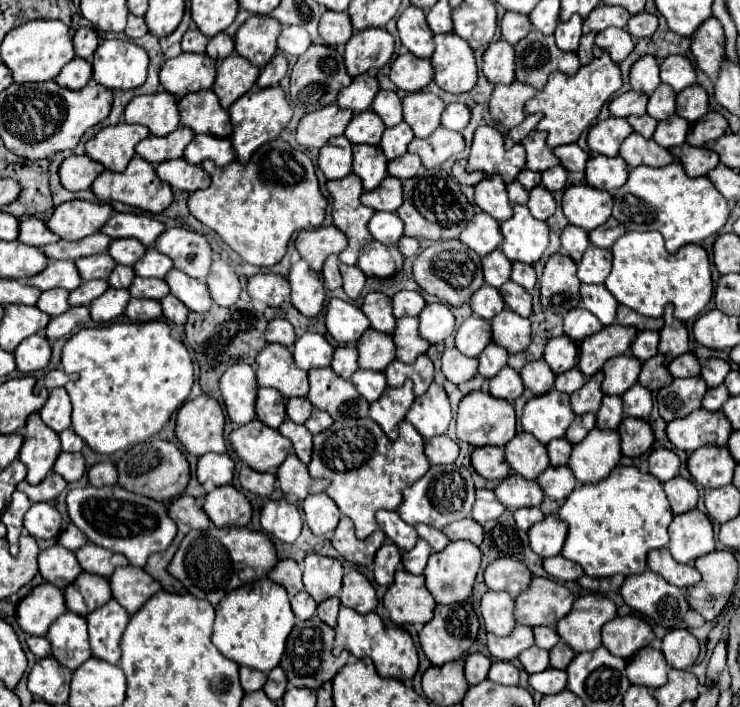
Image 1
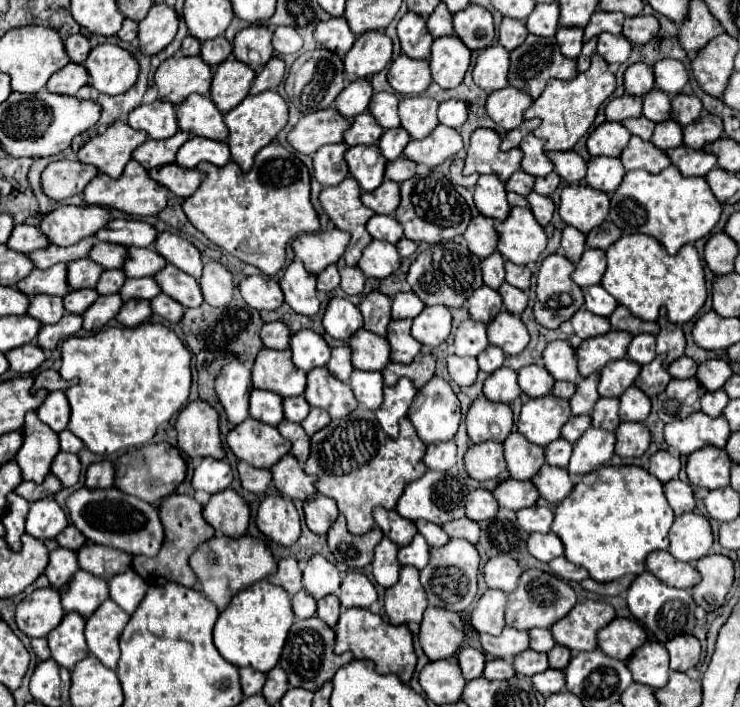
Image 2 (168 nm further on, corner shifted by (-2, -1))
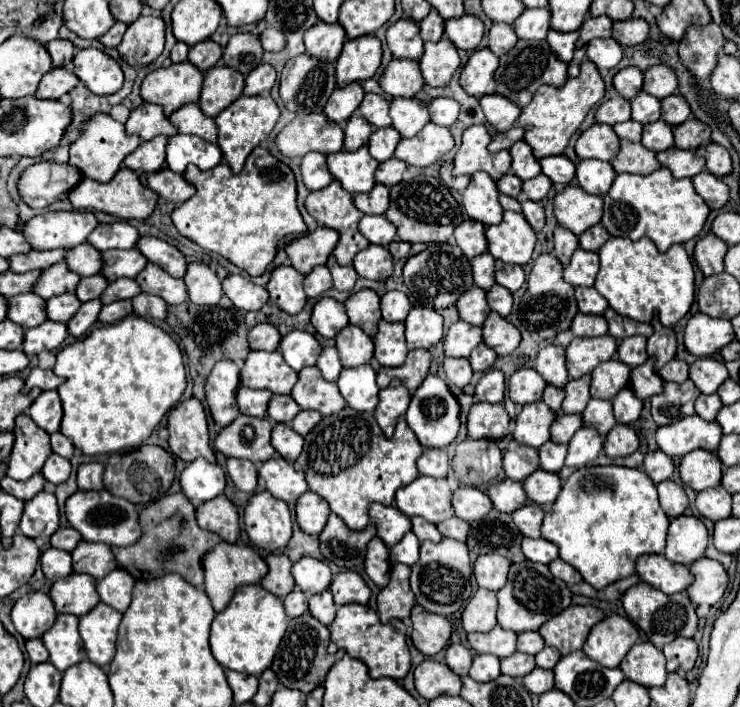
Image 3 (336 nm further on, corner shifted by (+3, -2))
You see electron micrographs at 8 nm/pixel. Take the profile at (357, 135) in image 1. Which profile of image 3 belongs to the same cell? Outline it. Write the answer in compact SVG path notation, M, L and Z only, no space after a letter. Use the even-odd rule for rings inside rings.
M352 115L352 119L348 119L344 129L344 149L356 151L358 147L366 145L370 139L370 133L372 133L370 123L360 115Z

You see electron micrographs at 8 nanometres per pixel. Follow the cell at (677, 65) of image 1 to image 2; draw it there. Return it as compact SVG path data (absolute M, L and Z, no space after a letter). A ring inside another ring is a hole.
M669 58L669 60L661 60L655 64L655 86L667 92L669 96L679 94L683 86L687 84L687 80L689 80L689 74L683 62Z

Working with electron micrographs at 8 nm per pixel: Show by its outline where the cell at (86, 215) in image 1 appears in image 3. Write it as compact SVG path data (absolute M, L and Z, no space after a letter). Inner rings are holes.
M46 211L32 217L22 235L36 251L72 249L84 243L96 225L92 211Z

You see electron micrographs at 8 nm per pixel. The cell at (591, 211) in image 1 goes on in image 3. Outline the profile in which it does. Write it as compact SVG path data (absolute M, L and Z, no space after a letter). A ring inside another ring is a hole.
M568 185L554 197L554 215L558 225L570 229L574 235L582 235L588 227L600 223L602 199Z

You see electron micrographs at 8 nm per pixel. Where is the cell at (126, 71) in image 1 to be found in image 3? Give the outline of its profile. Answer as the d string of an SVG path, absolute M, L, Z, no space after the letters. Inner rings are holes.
M100 49L78 51L72 59L72 73L96 95L112 95L124 83L118 61Z

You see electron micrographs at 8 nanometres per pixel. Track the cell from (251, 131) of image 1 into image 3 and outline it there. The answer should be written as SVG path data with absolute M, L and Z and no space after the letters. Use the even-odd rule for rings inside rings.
M240 95L230 107L226 107L214 119L214 123L218 127L218 147L222 149L222 157L234 173L242 171L246 157L252 153L254 147L258 147L270 135L278 117L280 117L280 109L270 95L258 95L258 97Z

